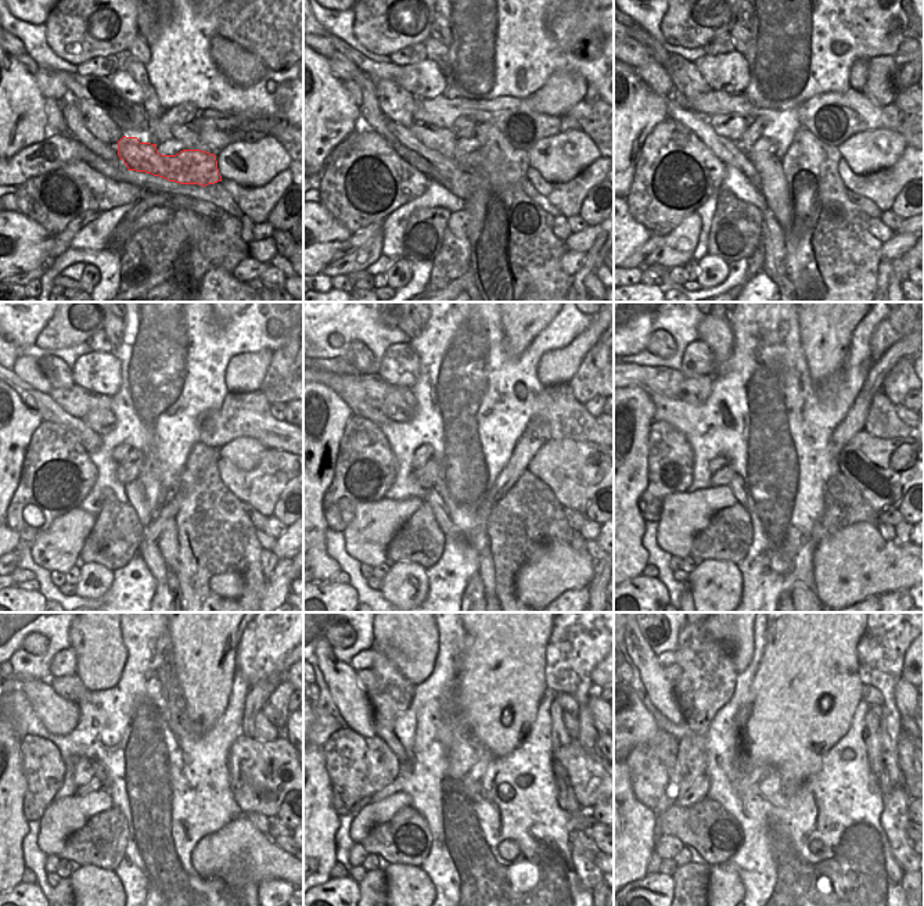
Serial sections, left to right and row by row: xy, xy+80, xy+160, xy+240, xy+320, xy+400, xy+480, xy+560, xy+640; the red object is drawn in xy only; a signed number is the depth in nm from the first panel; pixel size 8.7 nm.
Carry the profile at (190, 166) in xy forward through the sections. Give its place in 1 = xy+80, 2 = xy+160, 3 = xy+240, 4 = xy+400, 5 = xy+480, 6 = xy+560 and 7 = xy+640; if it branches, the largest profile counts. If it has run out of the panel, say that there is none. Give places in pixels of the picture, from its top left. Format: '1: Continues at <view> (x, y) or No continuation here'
1: Continues at xy+80 (443, 140)
2: Continues at xy+160 (732, 126)
3: Continues at xy+240 (103, 421)
4: Continues at xy+400 (694, 389)
5: Continues at xy+480 (69, 687)
6: Continues at xy+560 (366, 678)
7: Continues at xy+640 (672, 672)

